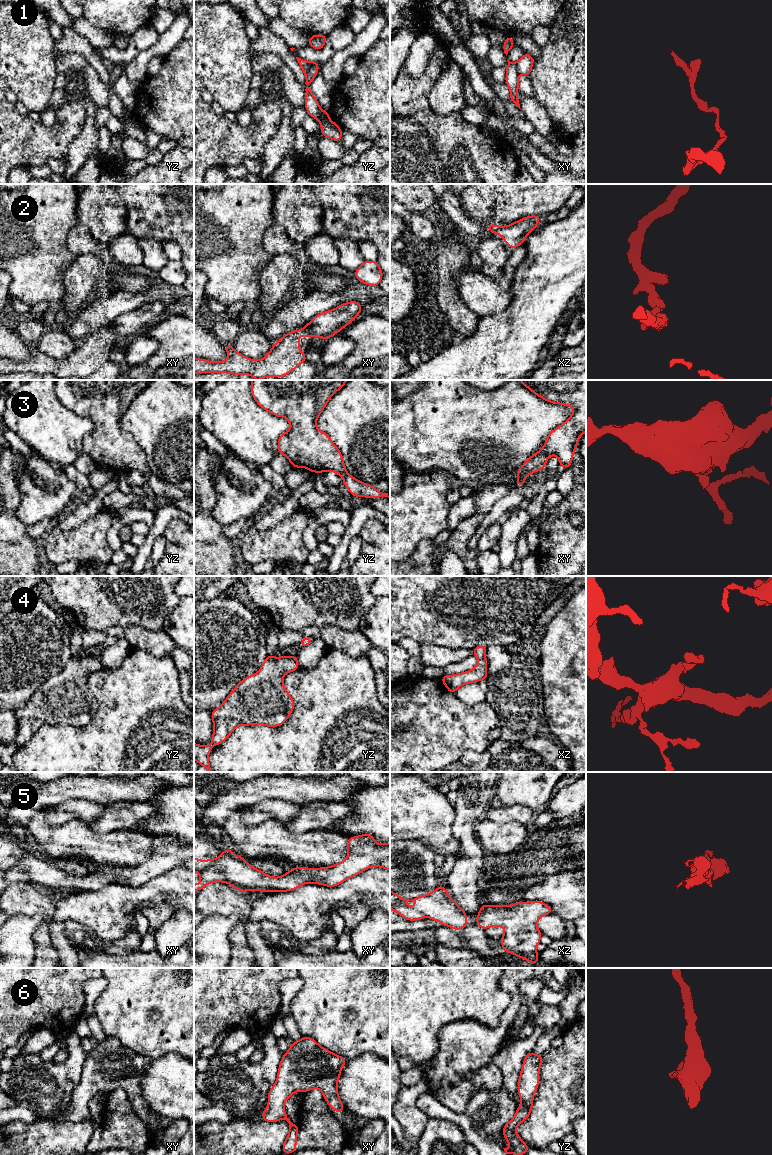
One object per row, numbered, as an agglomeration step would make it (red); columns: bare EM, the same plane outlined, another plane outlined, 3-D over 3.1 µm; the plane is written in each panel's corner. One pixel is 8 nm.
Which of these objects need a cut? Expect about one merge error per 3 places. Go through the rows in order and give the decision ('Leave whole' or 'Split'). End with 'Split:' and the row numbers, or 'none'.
1: Split
2: Leave whole
3: Split
4: Leave whole
5: Leave whole
6: Leave whole
Split: 1, 3

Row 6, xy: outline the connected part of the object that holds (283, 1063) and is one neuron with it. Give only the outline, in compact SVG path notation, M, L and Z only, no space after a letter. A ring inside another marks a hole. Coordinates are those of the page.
M303 1037L293 1042L282 1056L277 1080L268 1093L268 1106L262 1112L267 1122L285 1119L289 1123L289 1134L283 1144L282 1152L296 1151L298 1125L293 1124L285 1113L285 1101L294 1092L320 1089L328 1105L338 1113L345 1108L338 1095L337 1082L346 1059L321 1047L314 1039Z

